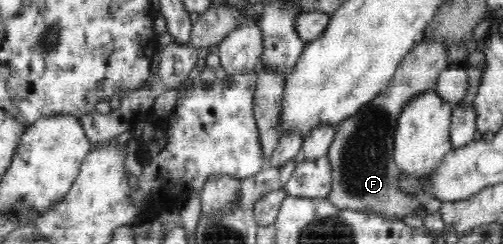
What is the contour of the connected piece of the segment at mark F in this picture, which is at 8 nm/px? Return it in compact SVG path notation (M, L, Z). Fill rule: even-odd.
M424 42L417 43L400 61L398 68L392 77L391 86L384 88L383 92L370 102L370 106L364 106L358 113L336 127L337 131L327 150L328 160L332 167L332 180L330 197L327 200L337 208L352 211L367 211L370 213L386 215L388 217L399 217L403 219L408 214L416 214L416 211L425 206L425 198L409 197L408 194L400 192L397 188L397 179L400 178L401 170L394 160L394 140L393 135L396 132L397 118L401 110L404 110L407 102L416 98L418 94L434 89L439 80L439 74L446 70L446 46L447 42Z

